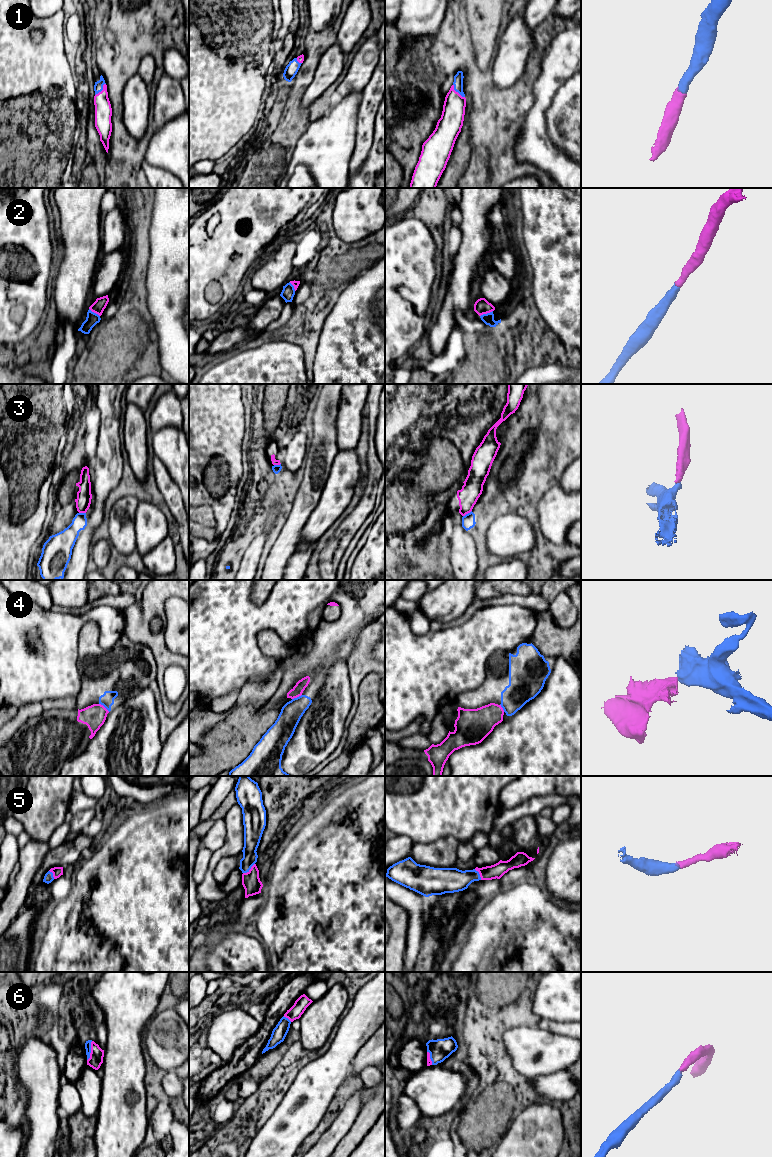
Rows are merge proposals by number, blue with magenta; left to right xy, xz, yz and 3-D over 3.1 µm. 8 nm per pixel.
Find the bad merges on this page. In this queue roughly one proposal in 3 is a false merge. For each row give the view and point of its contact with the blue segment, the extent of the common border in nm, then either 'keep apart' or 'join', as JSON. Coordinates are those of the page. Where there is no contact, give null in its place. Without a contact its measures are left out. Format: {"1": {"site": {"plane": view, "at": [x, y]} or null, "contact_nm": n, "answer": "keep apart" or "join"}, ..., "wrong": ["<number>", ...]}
{"1": {"site": {"plane": "yz", "at": [457, 91]}, "contact_nm": 140, "answer": "join"}, "2": {"site": {"plane": "yz", "at": [487, 313]}, "contact_nm": 120, "answer": "join"}, "3": {"site": {"plane": "yz", "at": [468, 513]}, "contact_nm": 90, "answer": "keep apart"}, "4": {"site": {"plane": "xy", "at": [104, 706]}, "contact_nm": 110, "answer": "keep apart"}, "5": {"site": {"plane": "xz", "at": [249, 869]}, "contact_nm": 130, "answer": "join"}, "6": {"site": {"plane": "xy", "at": [90, 1051]}, "contact_nm": 170, "answer": "join"}, "wrong": ["3", "4"]}

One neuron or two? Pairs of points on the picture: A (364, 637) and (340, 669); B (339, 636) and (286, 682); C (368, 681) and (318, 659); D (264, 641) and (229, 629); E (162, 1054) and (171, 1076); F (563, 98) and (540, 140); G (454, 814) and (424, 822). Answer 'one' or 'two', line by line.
A: two
B: one
C: two
D: two
E: two
F: two
G: one

